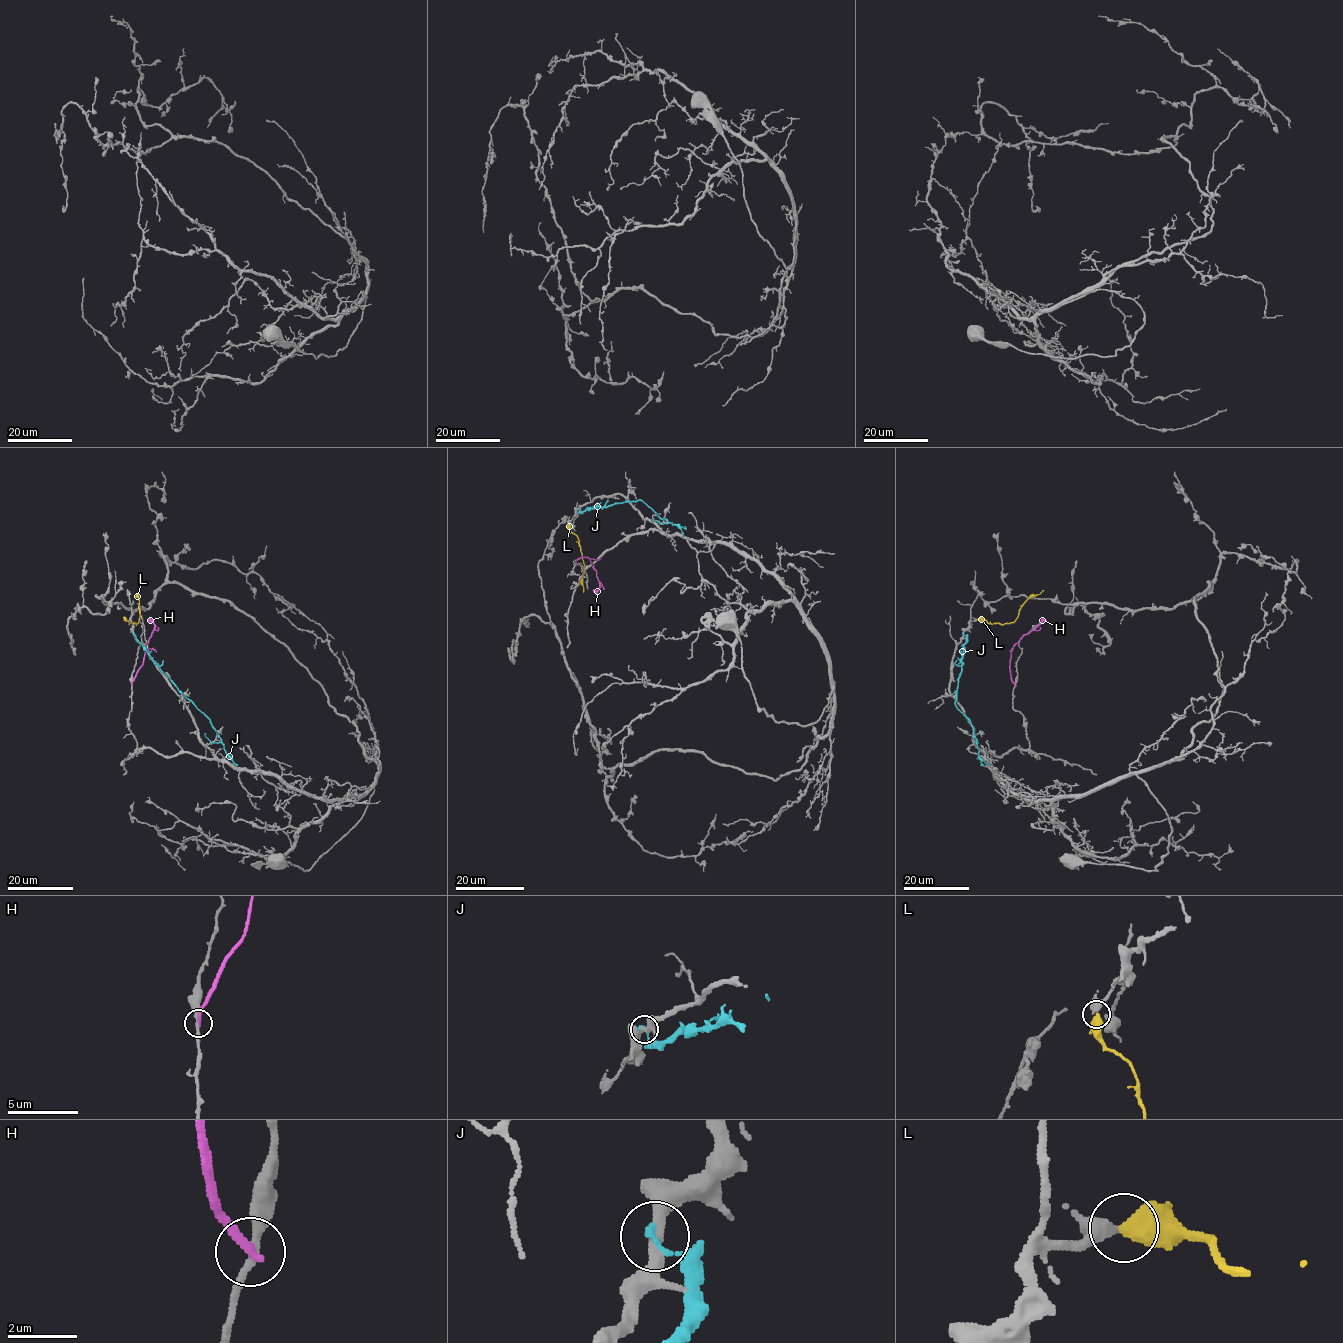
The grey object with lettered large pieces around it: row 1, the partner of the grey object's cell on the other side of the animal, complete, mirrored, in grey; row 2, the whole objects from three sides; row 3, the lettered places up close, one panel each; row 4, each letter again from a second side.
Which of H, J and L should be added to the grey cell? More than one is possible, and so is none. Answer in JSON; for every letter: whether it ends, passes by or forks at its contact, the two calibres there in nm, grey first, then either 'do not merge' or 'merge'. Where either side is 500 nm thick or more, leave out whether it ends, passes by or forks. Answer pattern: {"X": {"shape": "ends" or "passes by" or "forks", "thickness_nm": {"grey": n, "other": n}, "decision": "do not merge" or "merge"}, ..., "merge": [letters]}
{"H": {"shape": "ends", "thickness_nm": {"grey": 240, "other": 280}, "decision": "do not merge"}, "J": {"shape": "ends", "thickness_nm": {"grey": 340, "other": 190}, "decision": "do not merge"}, "L": {"thickness_nm": {"grey": 360, "other": 600}, "decision": "merge"}, "merge": ["L"]}

